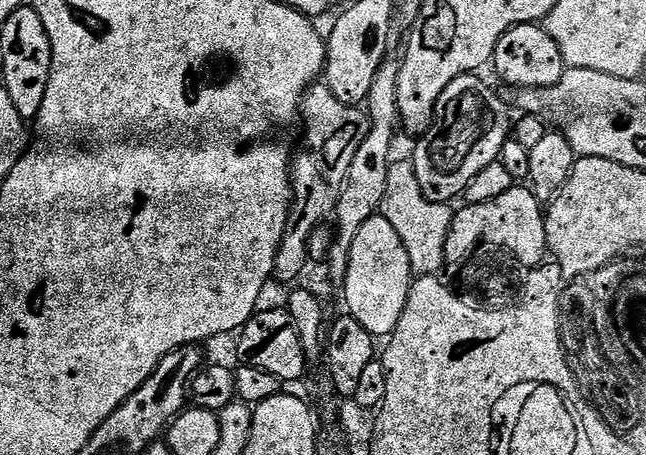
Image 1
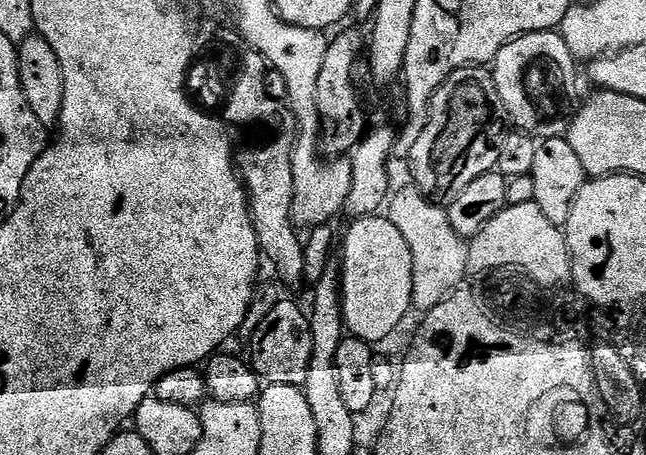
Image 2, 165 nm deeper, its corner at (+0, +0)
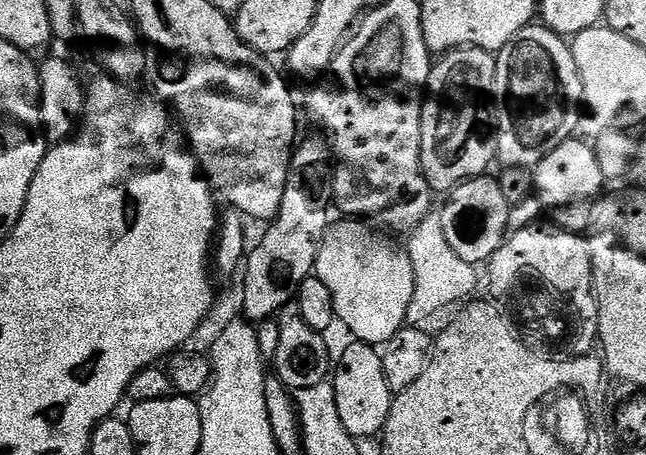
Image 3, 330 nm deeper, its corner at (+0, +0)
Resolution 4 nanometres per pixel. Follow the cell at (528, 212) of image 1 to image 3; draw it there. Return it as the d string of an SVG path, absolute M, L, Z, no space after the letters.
M531 226L518 230L509 235L501 244L499 250L493 254L492 259L487 261L488 284L499 290L508 289L520 270L532 269L540 272L556 288L563 289L563 293L571 294L584 308L591 309L594 304L592 294L592 259L588 249L588 241L583 235L556 228L538 228Z

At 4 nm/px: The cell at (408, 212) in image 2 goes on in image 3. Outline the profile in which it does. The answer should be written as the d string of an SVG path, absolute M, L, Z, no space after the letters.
M430 214L412 229L407 240L406 251L414 266L414 298L410 302L407 323L418 326L436 311L452 308L459 300L466 299L476 288L478 268L470 262L462 262L462 258L454 254L450 242L446 242L446 234L442 234L439 215Z

